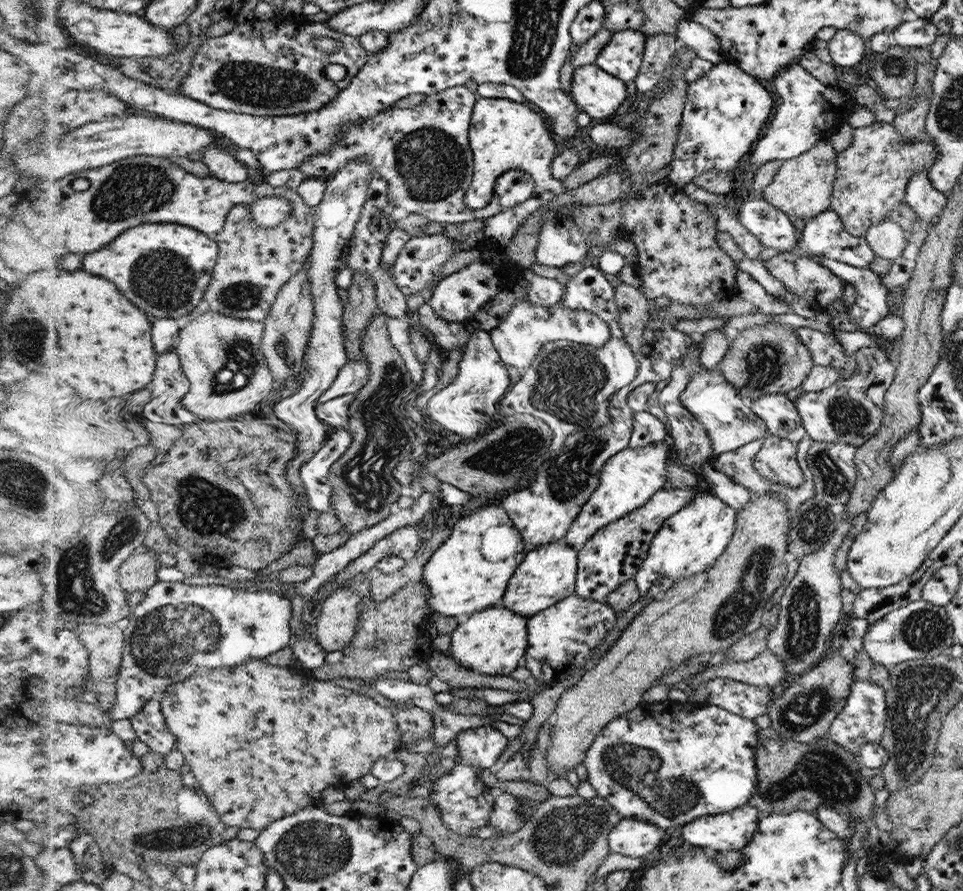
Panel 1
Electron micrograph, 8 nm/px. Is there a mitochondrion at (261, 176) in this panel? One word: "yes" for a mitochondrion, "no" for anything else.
no

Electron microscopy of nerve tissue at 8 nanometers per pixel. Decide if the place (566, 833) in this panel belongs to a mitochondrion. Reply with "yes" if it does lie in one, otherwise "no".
yes

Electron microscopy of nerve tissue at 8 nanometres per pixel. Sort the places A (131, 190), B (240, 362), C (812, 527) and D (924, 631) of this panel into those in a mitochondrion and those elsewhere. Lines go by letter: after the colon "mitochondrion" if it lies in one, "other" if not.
A: mitochondrion
B: mitochondrion
C: mitochondrion
D: mitochondrion

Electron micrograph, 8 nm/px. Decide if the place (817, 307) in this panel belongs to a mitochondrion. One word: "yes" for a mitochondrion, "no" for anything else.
no

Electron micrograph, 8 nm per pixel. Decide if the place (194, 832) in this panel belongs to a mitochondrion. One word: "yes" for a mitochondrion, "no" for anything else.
yes

